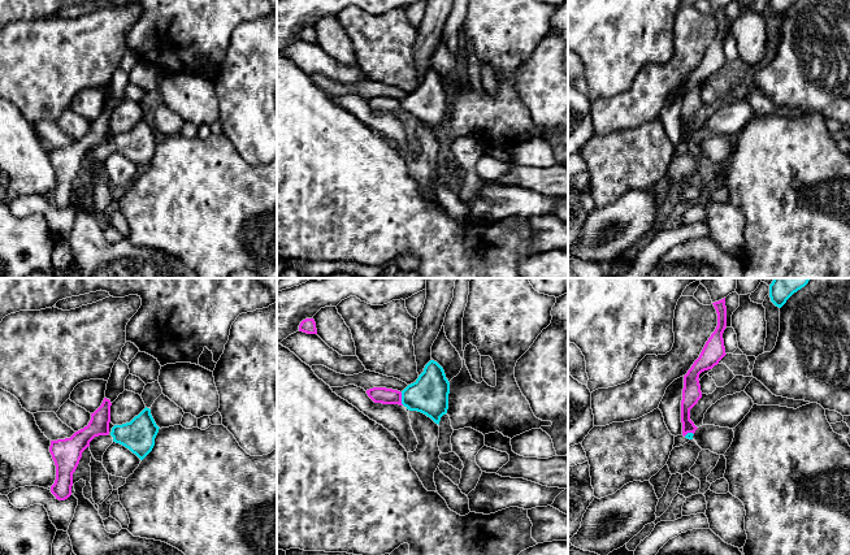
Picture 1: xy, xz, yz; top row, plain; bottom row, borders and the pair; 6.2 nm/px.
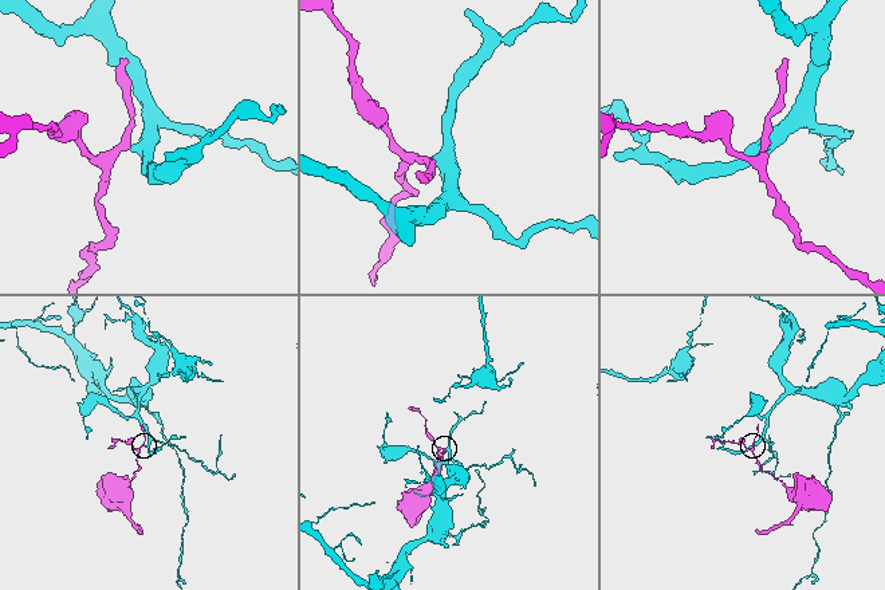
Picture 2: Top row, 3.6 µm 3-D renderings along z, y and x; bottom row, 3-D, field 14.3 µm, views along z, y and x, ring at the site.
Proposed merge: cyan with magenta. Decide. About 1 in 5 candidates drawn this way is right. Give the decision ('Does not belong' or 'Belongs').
Does not belong

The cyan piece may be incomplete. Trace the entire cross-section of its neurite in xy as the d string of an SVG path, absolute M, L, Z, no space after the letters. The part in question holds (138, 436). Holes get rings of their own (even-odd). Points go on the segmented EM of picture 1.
M144 408L130 422L114 425L110 435L113 442L120 443L143 460L153 448L159 433L149 408Z

